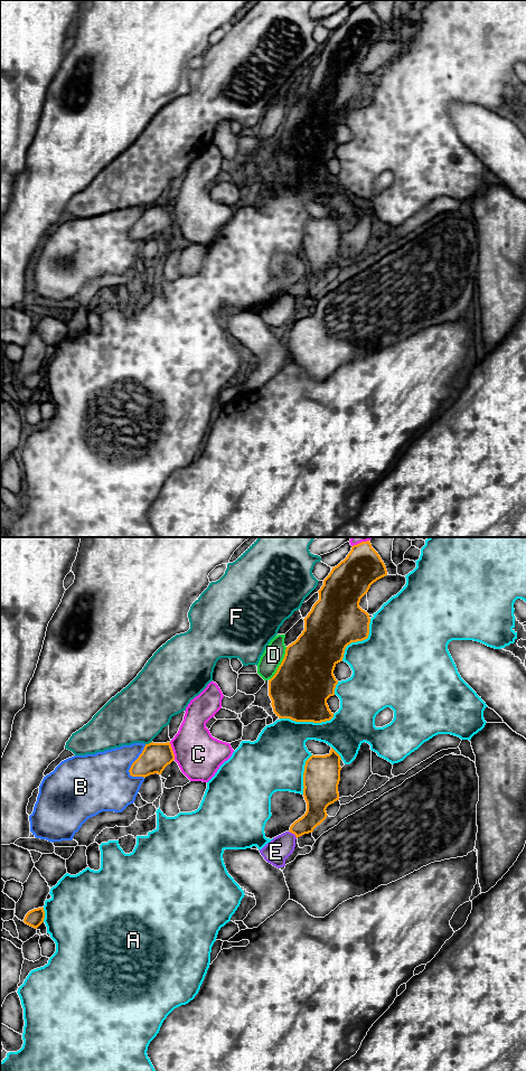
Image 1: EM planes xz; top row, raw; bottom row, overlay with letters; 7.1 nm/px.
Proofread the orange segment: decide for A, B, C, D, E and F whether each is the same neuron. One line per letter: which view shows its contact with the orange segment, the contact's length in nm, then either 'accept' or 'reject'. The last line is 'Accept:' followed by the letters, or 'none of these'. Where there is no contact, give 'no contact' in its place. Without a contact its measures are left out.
A: xz | 400 nm | reject
B: xz | 260 nm | reject
C: xz | 130 nm | reject
D: xz | 260 nm | reject
E: xz | 80 nm | reject
F: xz | 50 nm | reject
Accept: none of these

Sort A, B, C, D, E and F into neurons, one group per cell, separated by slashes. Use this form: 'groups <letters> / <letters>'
groups A / B / C / D / E / F

